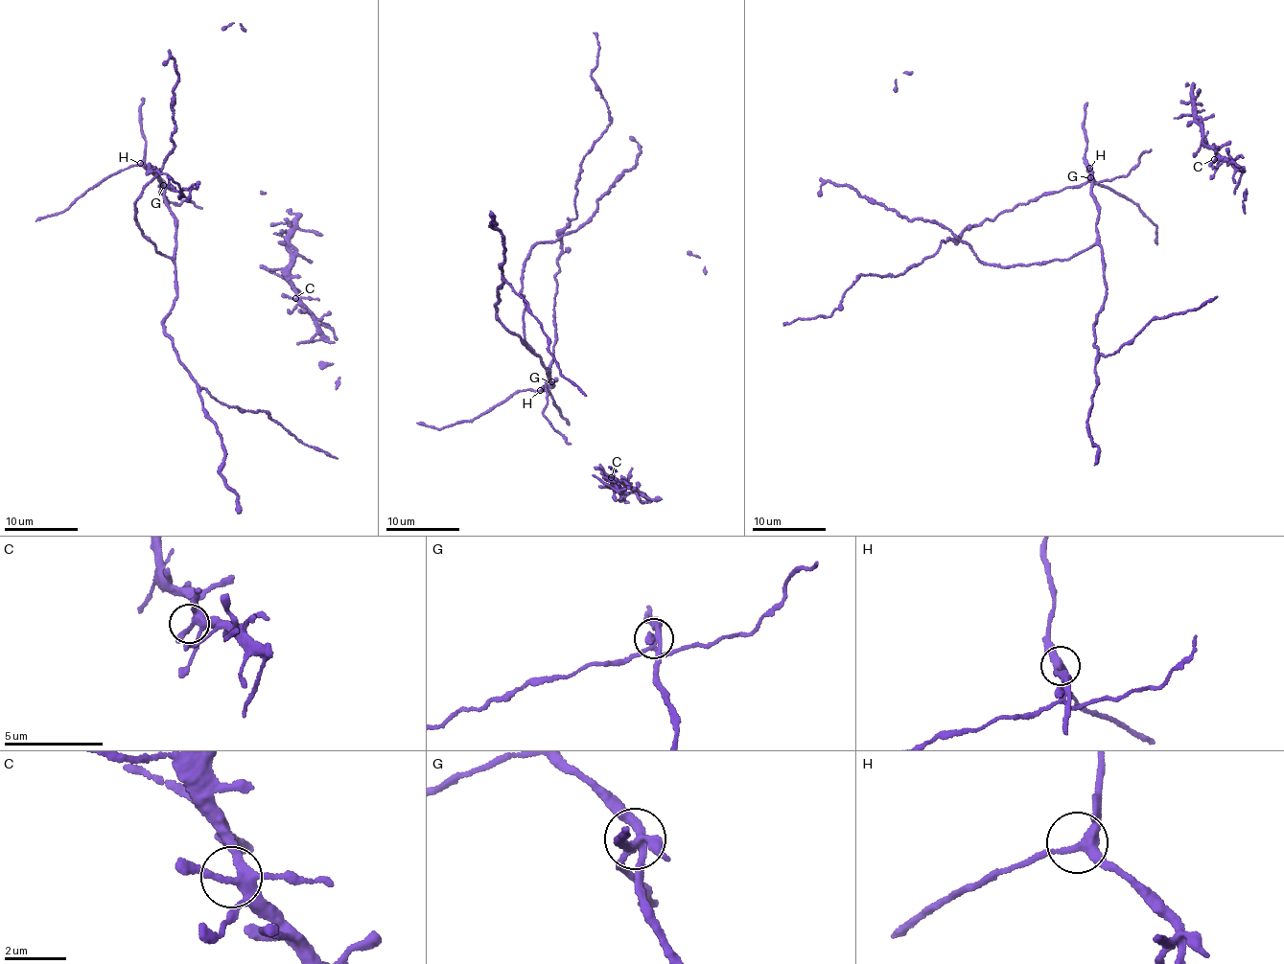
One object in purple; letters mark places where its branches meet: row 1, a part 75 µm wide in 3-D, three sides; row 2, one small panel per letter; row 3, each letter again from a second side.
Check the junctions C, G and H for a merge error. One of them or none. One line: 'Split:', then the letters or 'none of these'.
Split: G

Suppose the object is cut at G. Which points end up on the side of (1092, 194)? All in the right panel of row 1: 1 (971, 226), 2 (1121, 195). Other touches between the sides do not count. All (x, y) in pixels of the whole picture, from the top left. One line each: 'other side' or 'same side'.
1: other side
2: same side

